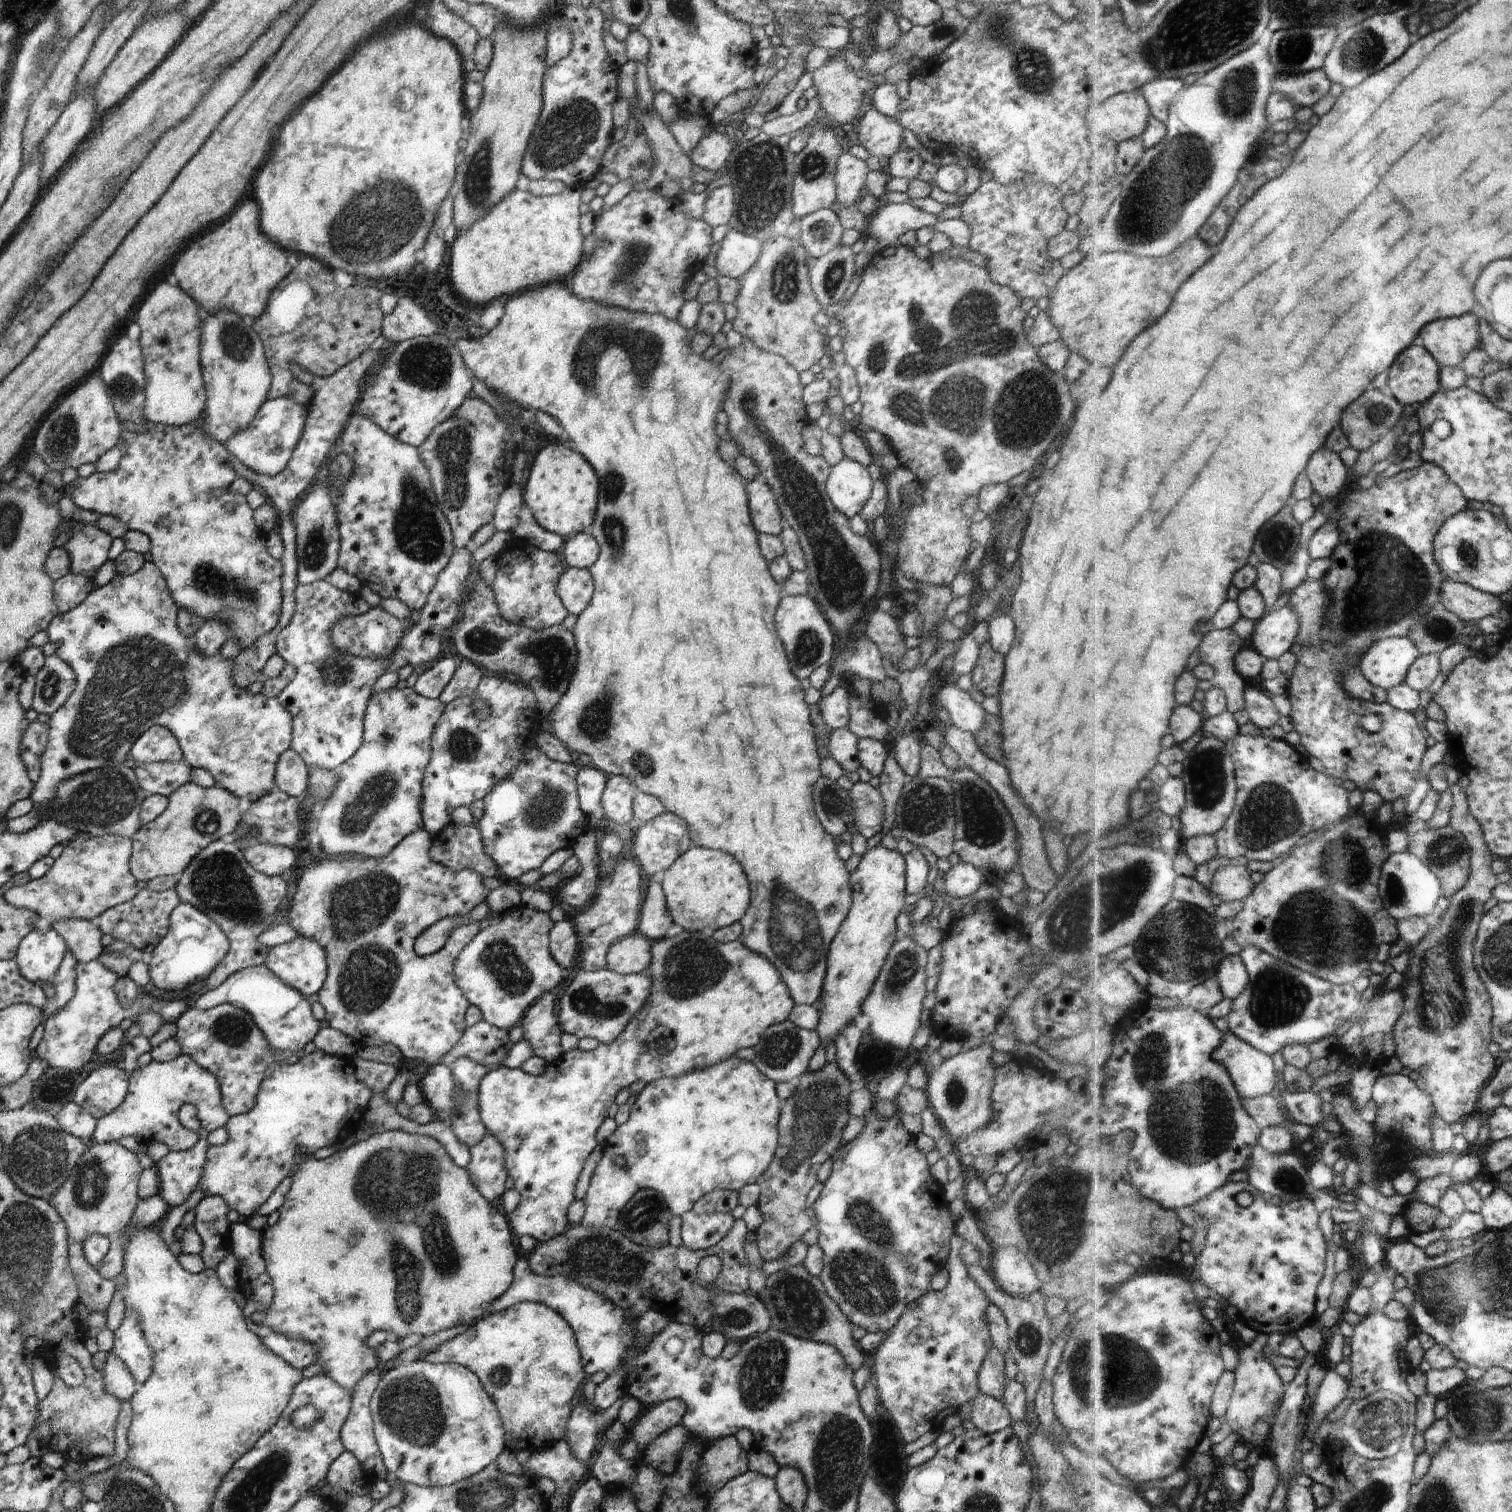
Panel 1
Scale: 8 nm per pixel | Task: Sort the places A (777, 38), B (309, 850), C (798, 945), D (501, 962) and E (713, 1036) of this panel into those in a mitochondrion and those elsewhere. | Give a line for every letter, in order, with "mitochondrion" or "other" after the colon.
A: other
B: other
C: mitochondrion
D: mitochondrion
E: other

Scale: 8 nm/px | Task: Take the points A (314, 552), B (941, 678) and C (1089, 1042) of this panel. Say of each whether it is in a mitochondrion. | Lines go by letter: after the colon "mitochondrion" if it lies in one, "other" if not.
A: mitochondrion
B: other
C: other

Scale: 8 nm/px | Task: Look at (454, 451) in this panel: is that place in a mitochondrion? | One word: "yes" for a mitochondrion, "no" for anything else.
yes

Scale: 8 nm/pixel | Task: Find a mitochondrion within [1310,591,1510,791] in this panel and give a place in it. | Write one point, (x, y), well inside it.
(1438, 629)

